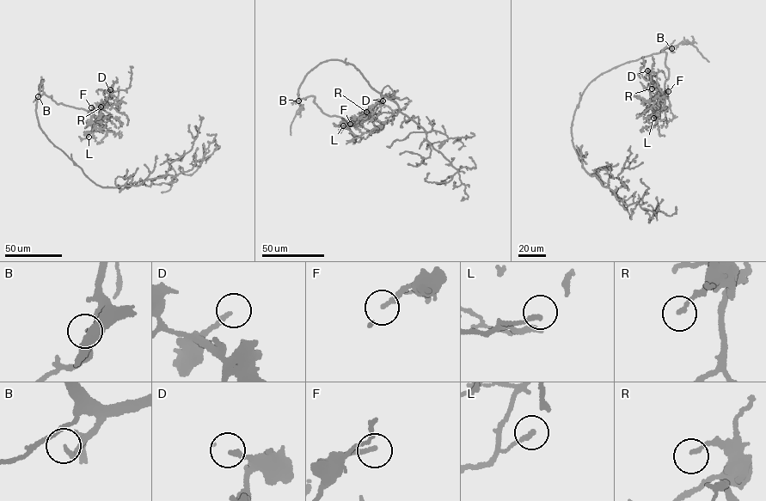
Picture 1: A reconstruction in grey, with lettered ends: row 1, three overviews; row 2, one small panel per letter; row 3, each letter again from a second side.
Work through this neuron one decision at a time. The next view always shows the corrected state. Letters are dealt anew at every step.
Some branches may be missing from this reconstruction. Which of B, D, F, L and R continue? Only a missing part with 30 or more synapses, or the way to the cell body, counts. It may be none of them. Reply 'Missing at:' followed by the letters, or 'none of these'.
Missing at: F

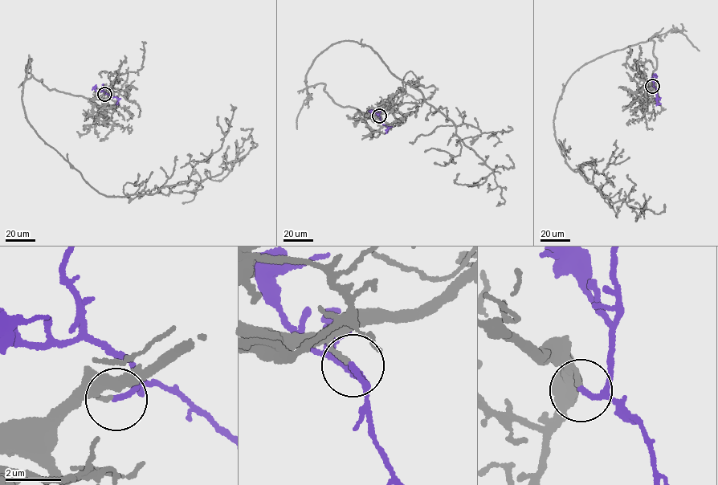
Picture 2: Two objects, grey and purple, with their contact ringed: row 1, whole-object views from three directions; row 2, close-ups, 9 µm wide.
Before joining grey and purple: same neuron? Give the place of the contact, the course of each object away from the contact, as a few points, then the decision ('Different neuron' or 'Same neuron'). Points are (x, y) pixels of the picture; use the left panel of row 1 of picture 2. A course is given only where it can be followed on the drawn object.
Place: (104, 94). Course of grey: (104, 94), (31, 75), (21, 96), (38, 135), (108, 196), (198, 182), (236, 161), (221, 180), (206, 170). Course of purple: (104, 94), (116, 97), (116, 102). Same neuron

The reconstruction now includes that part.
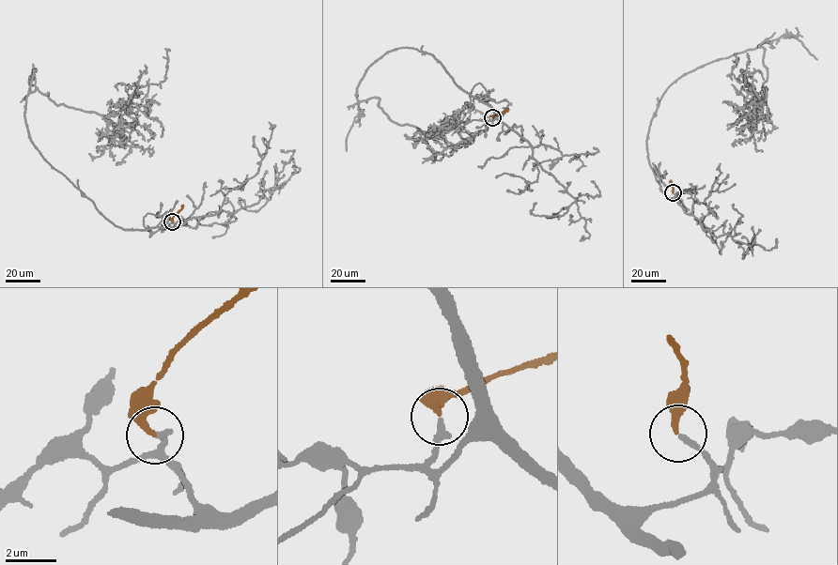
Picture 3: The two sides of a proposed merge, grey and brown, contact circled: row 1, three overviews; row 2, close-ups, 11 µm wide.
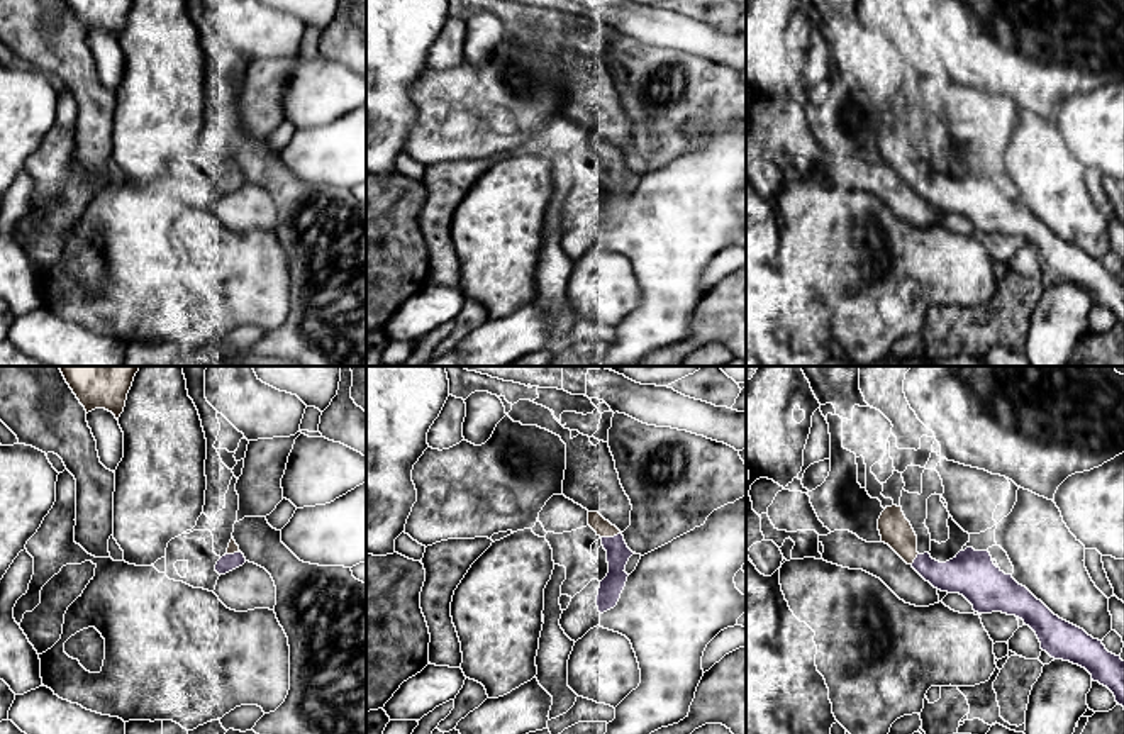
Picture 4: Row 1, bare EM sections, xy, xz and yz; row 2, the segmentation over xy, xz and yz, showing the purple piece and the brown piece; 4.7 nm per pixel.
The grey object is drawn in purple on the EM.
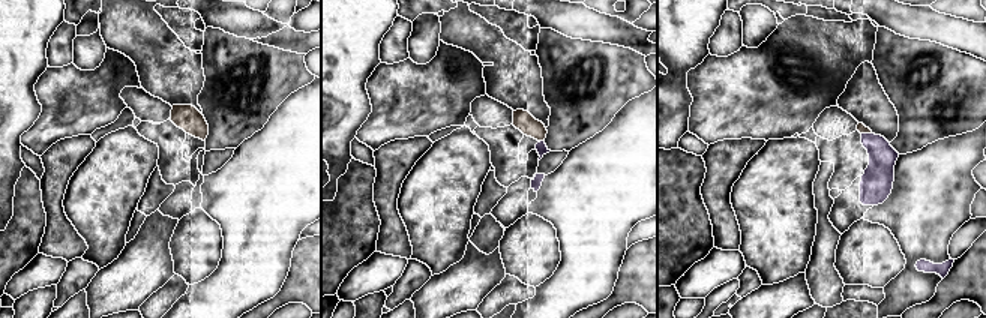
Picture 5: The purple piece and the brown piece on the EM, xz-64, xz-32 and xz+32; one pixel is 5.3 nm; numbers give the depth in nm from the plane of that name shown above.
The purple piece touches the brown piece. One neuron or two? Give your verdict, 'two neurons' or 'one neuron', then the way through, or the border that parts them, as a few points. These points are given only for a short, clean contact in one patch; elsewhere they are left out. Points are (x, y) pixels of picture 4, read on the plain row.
one neuron

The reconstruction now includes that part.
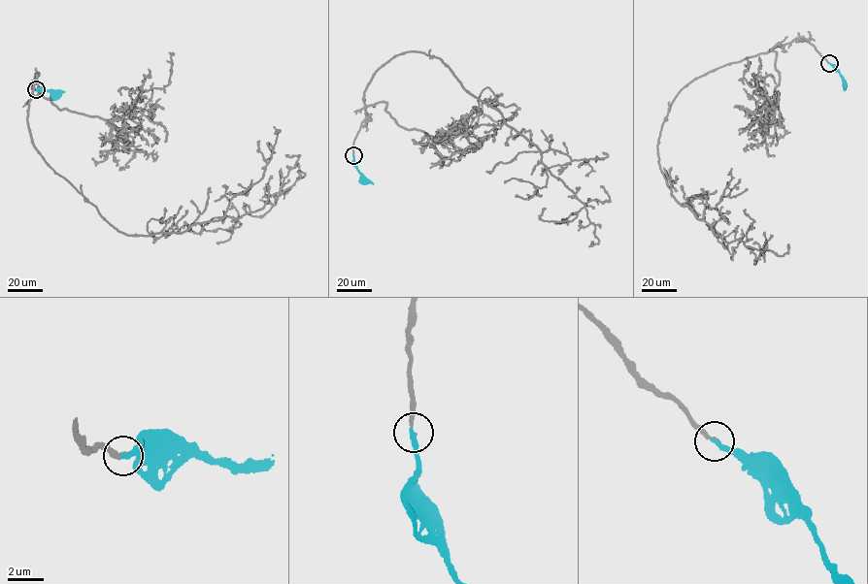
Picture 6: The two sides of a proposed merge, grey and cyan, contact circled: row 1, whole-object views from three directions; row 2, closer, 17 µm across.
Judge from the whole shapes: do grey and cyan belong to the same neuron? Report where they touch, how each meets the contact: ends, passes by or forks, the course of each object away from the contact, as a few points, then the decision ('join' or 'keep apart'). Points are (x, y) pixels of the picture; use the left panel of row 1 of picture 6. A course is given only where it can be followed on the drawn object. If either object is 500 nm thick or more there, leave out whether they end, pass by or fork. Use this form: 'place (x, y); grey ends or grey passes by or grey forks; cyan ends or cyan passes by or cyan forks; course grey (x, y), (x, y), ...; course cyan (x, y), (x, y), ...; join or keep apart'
place (36, 89); grey ends; cyan ends; course grey (36, 89), (34, 147), (118, 231), (178, 233), (281, 194), (262, 215), (246, 205); course cyan (36, 89), (38, 87), (64, 92); join

